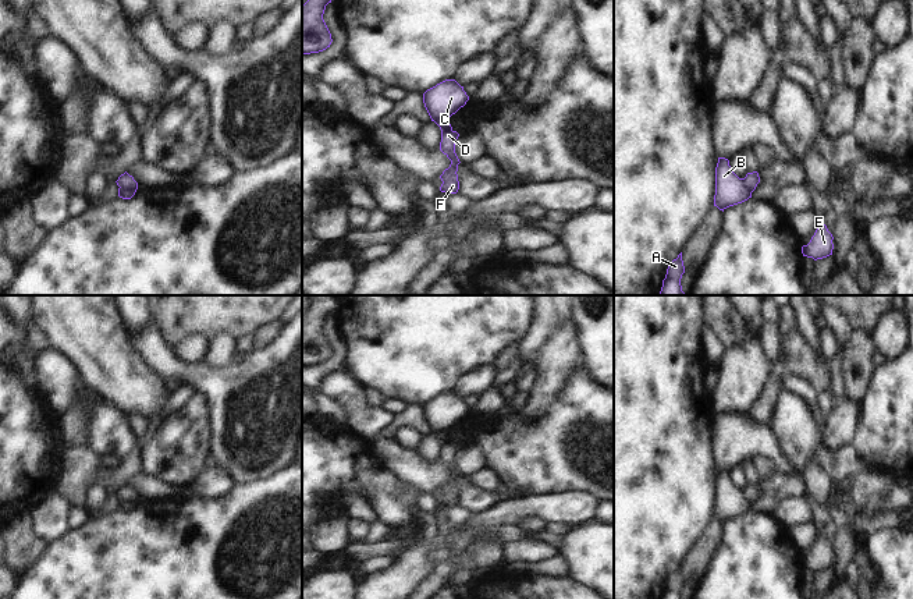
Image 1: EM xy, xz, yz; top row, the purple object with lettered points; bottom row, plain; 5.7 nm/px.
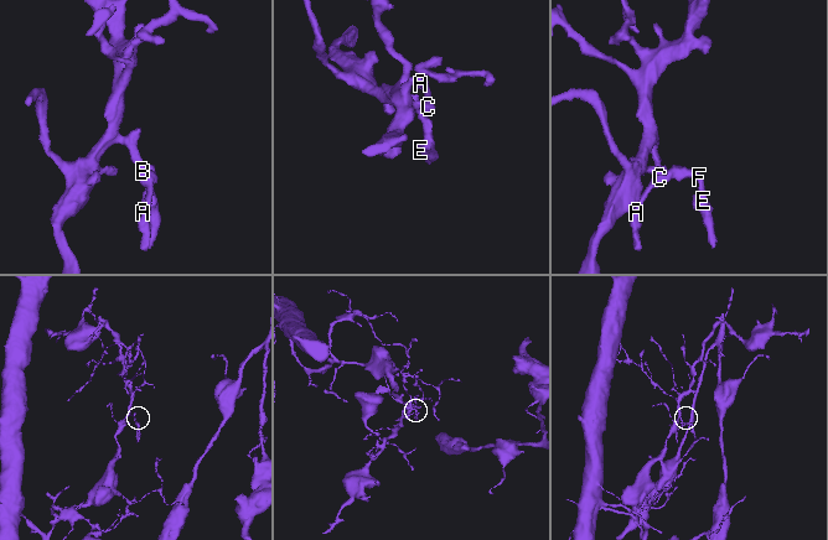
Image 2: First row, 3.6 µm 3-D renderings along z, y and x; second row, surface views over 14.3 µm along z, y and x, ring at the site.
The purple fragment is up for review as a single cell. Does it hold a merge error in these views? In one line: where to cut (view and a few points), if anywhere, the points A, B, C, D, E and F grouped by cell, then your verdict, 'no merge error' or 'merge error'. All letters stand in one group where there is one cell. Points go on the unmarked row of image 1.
xy (120, 499), (135, 502) | A B C / D E F | merge error

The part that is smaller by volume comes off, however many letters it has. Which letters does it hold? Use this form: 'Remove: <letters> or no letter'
Remove: D, E, F

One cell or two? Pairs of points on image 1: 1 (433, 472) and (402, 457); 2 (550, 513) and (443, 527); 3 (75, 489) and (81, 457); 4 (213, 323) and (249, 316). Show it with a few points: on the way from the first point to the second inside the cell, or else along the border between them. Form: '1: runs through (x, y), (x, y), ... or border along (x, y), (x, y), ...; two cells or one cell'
1: runs through (426, 472), (418, 472), (409, 464); one cell
2: border along (450, 530), (450, 542), (454, 546), (462, 548); two cells
3: runs through (75, 481), (80, 465); one cell
4: runs through (221, 316), (241, 316); one cell

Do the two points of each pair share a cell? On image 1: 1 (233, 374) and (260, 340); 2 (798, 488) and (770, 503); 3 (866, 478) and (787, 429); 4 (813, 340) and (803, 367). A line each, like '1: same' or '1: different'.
1: different
2: same
3: different
4: different

